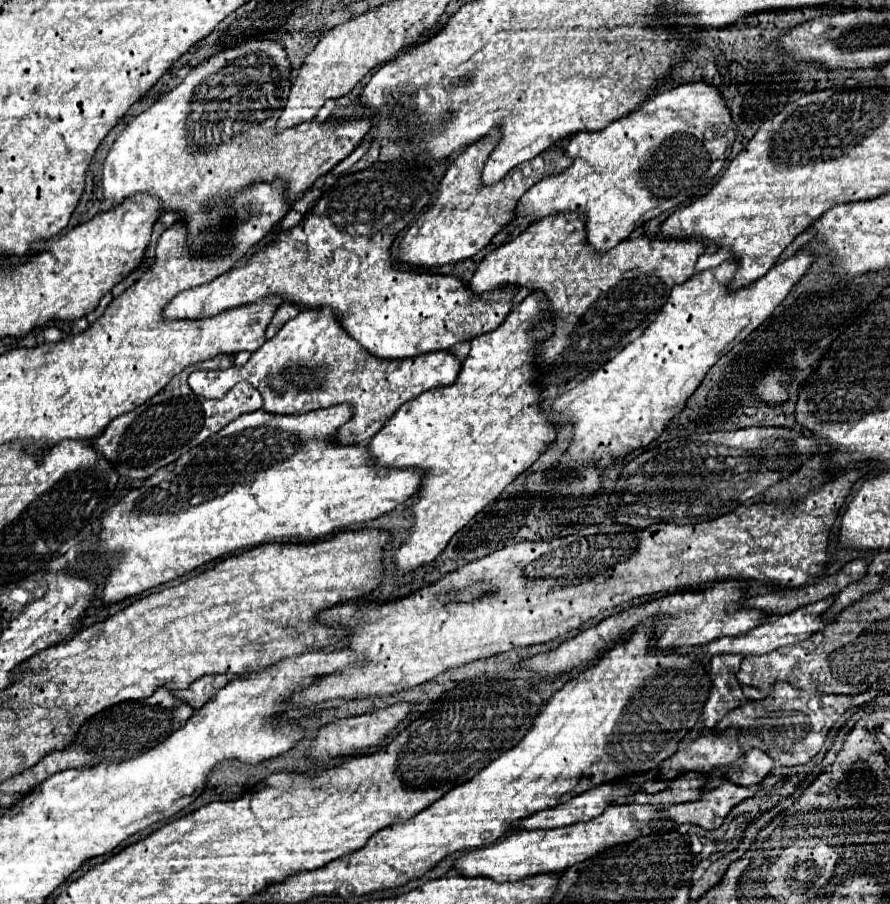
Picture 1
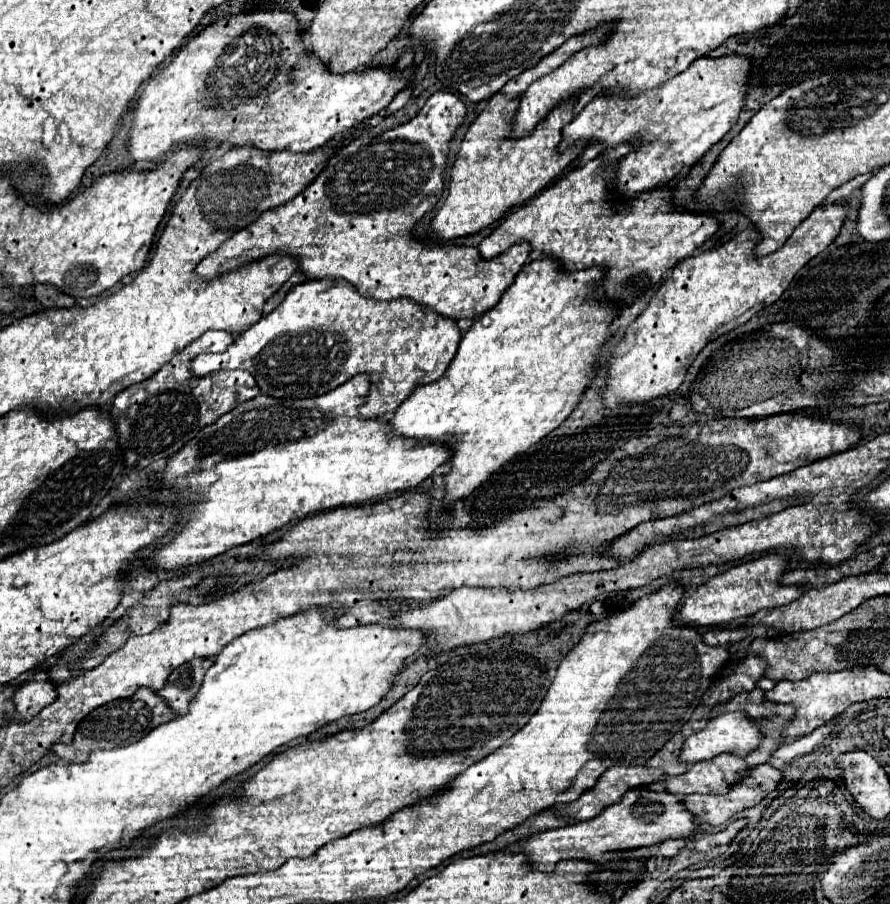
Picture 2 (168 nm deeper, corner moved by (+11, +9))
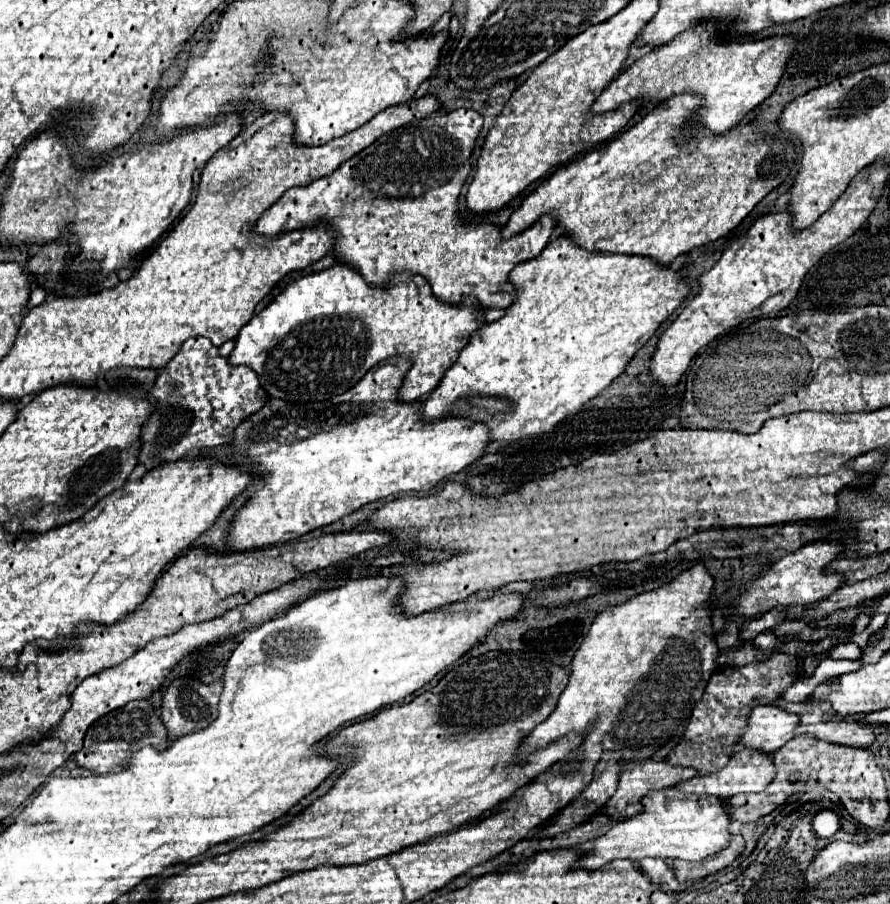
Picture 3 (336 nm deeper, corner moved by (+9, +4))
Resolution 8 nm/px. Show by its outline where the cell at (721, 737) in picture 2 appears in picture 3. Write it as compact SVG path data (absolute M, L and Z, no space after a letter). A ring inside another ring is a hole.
M759 705L747 715L745 733L739 739L739 747L759 749L763 753L775 753L789 739L797 725L797 715L787 713L775 705Z

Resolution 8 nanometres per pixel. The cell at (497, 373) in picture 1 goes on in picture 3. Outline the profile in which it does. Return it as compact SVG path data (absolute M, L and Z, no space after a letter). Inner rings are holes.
M555 237L535 259L525 261L521 265L517 265L511 275L509 275L511 285L515 287L515 299L513 303L505 309L505 315L493 323L485 323L481 329L477 329L471 335L471 341L465 345L465 349L461 351L459 359L455 361L455 365L451 369L447 369L445 377L441 379L441 385L431 391L427 395L427 399L423 401L423 421L431 423L433 419L443 419L447 415L457 415L457 417L471 417L477 423L487 425L489 429L489 443L497 443L499 447L507 447L511 443L519 443L521 439L529 439L529 437L537 437L541 433L549 433L553 431L553 427L557 423L561 423L565 417L579 413L579 409L593 397L597 397L599 391L603 391L615 377L619 377L625 369L625 365L631 361L631 357L647 343L647 339L657 331L657 327L681 305L683 297L689 293L687 283L681 279L681 271L671 271L669 267L661 267L653 261L649 261L647 257L639 257L639 255L619 255L619 253L589 253L583 251L579 247L573 245L573 241L569 241L567 237ZM473 397L497 397L509 403L507 411L501 413L487 413L487 409L483 407L475 407L471 405Z

